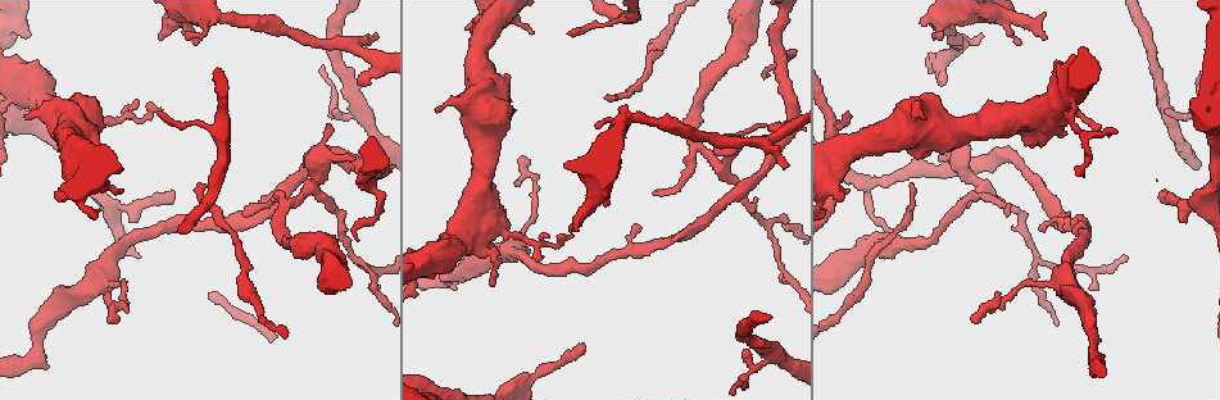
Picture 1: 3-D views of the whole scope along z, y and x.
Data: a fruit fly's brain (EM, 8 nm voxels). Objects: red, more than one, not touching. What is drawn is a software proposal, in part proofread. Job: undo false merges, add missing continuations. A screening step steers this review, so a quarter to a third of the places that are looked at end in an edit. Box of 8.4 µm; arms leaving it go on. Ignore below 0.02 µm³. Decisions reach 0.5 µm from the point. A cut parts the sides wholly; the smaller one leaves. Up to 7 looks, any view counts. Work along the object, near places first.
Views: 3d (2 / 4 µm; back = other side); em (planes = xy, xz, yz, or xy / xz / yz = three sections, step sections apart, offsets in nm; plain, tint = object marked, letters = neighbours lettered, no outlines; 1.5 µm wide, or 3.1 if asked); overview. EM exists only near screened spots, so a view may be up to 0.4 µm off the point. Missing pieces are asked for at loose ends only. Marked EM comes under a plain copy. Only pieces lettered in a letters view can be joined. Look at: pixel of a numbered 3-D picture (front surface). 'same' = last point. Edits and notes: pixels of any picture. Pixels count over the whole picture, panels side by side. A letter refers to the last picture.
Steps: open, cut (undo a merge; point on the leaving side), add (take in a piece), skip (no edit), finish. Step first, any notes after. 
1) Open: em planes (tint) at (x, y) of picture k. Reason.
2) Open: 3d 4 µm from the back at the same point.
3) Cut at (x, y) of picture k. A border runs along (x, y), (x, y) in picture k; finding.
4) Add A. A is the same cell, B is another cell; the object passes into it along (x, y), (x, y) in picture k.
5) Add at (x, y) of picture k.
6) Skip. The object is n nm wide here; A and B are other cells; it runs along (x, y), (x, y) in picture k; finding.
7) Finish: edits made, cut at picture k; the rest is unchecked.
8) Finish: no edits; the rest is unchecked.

Open: em xy step 8 (letters) at (187, 35) of picture 1. An open end.

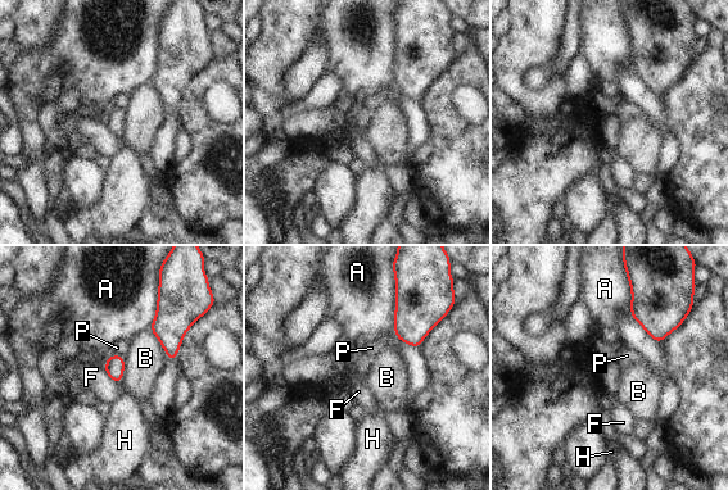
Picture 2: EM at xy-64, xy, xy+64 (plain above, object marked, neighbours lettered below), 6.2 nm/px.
Open: em planes (letters) at the same point. Another direction.

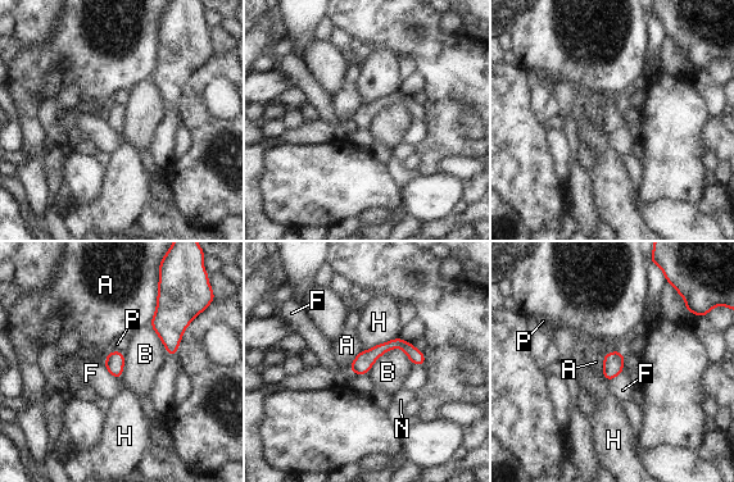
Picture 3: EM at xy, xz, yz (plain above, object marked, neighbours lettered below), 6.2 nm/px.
Skip. The object is 120 nm wide here; the longest contact is with B, 300 nm; A, B, F, H, N and P are other cells; none of them fits.

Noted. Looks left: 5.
Open: em planes (letters) at (926, 118) of picture 1. Free end.

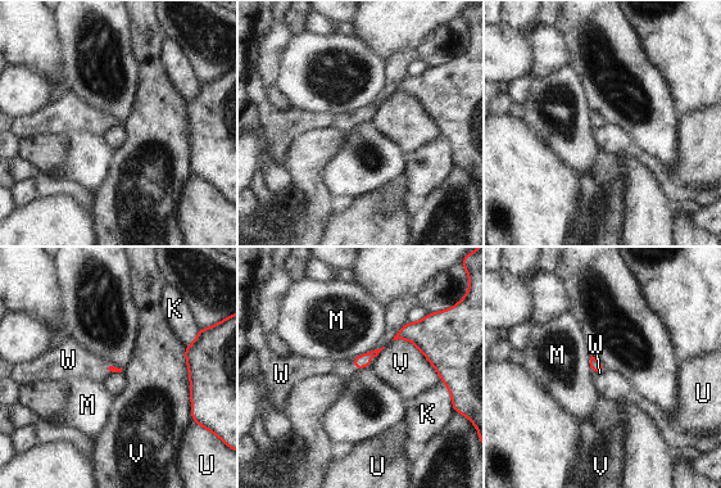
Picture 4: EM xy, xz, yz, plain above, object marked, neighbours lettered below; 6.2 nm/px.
Add W. The longest contact is with V, 440 nm; W is the same cell, K, M, U and V are other cells; the object passes into it along (363, 360), (354, 366), (314, 367) in picture 4; the neuron continues.

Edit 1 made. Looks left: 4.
Open: 3d 4 µm at (1075, 94) of picture 1. Two arms in line, one across.

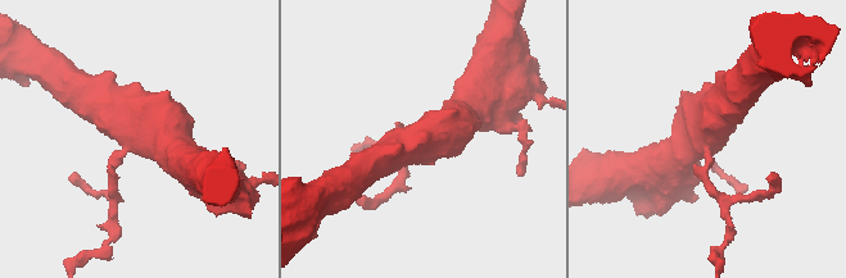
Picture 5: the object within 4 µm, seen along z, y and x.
Open: em 3.1 µm xy step 16 (tint) at (132, 144) of picture 5. Shape alone is not enough.

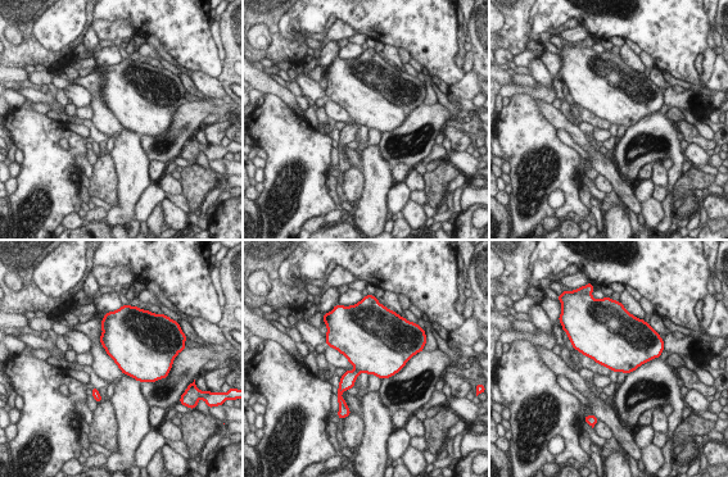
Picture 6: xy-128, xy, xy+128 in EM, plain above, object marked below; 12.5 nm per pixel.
Open: em 3.1 µm planes (letters) at the same point. Another direction.

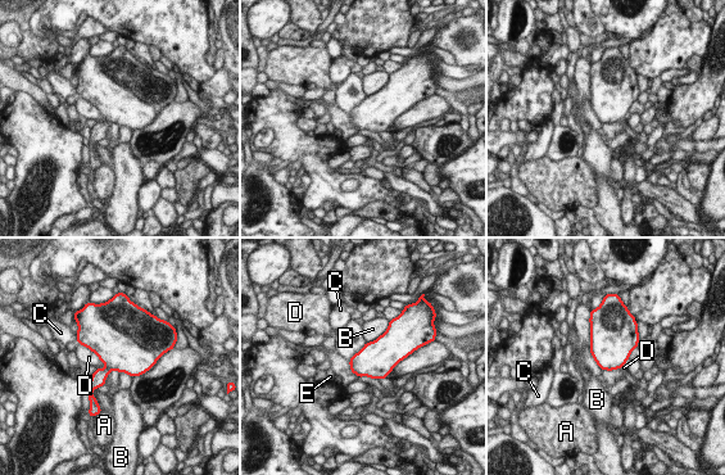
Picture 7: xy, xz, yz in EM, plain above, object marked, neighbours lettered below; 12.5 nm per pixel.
Skip. A, B, C, D and E are other cells; a border runs along (78, 343), (87, 347), (100, 360) in picture 7; continuous, no second neuron.

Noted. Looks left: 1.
Finish: edits made, add at picture 4; the rest is unchecked.

